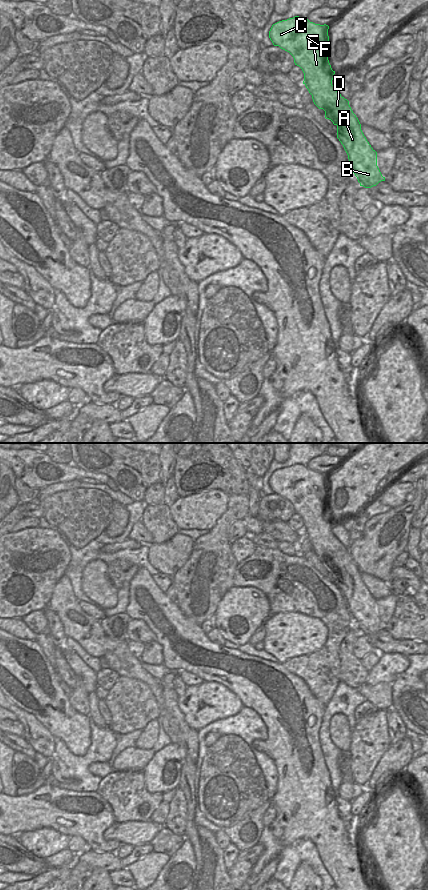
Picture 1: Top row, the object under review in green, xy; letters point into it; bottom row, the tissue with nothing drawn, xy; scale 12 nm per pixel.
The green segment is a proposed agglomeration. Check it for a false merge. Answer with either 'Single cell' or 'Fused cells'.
Single cell.

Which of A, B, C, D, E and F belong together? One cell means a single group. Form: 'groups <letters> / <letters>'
groups A B C D E F

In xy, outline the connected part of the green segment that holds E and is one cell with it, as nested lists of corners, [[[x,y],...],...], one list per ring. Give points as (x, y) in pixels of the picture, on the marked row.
[[[295,16],[279,21],[272,25],[269,38],[274,46],[289,52],[295,65],[304,73],[303,84],[312,95],[314,104],[325,111],[325,118],[337,126],[337,138],[343,145],[360,186],[371,188],[379,182],[385,181],[377,166],[377,152],[371,147],[361,130],[361,124],[353,113],[349,101],[341,96],[332,85],[335,71],[332,70],[328,60],[329,53],[329,26],[310,22],[307,17]]]

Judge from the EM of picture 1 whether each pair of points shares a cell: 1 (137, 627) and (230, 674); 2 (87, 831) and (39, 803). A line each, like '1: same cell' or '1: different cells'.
1: different cells
2: same cell

